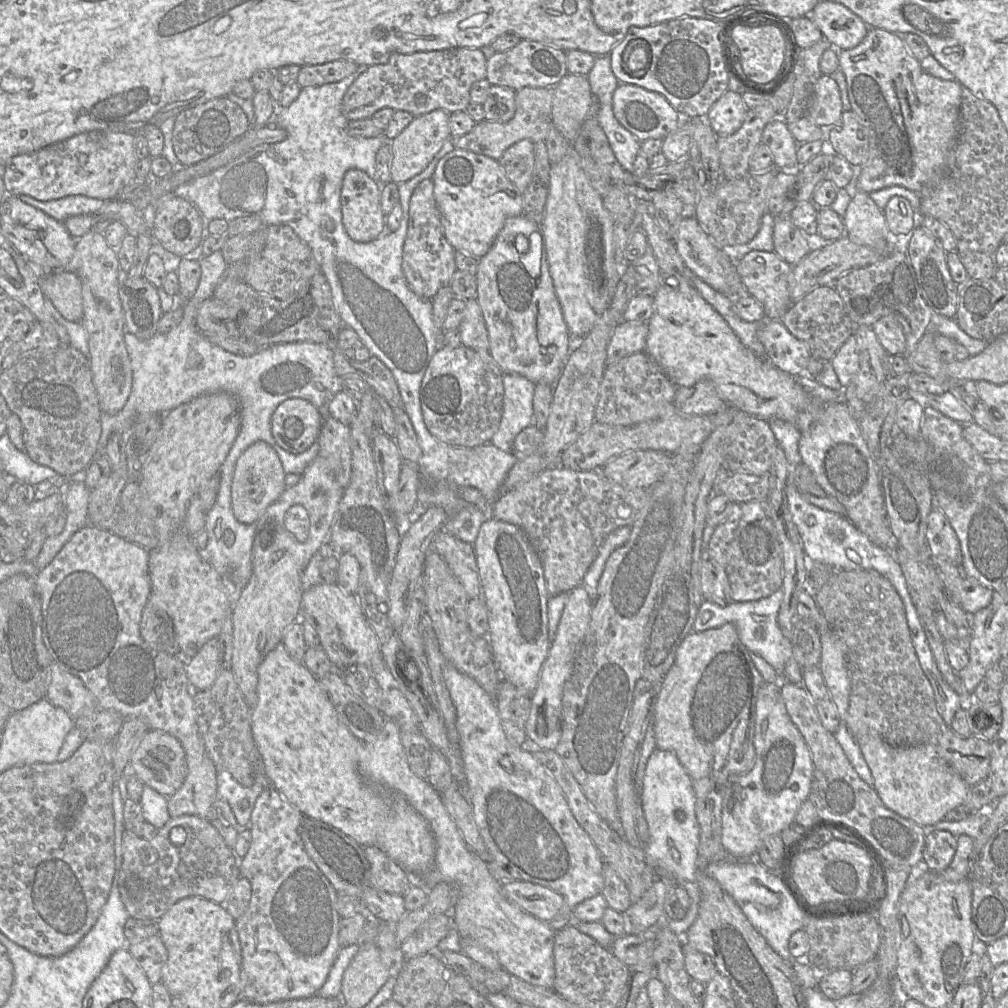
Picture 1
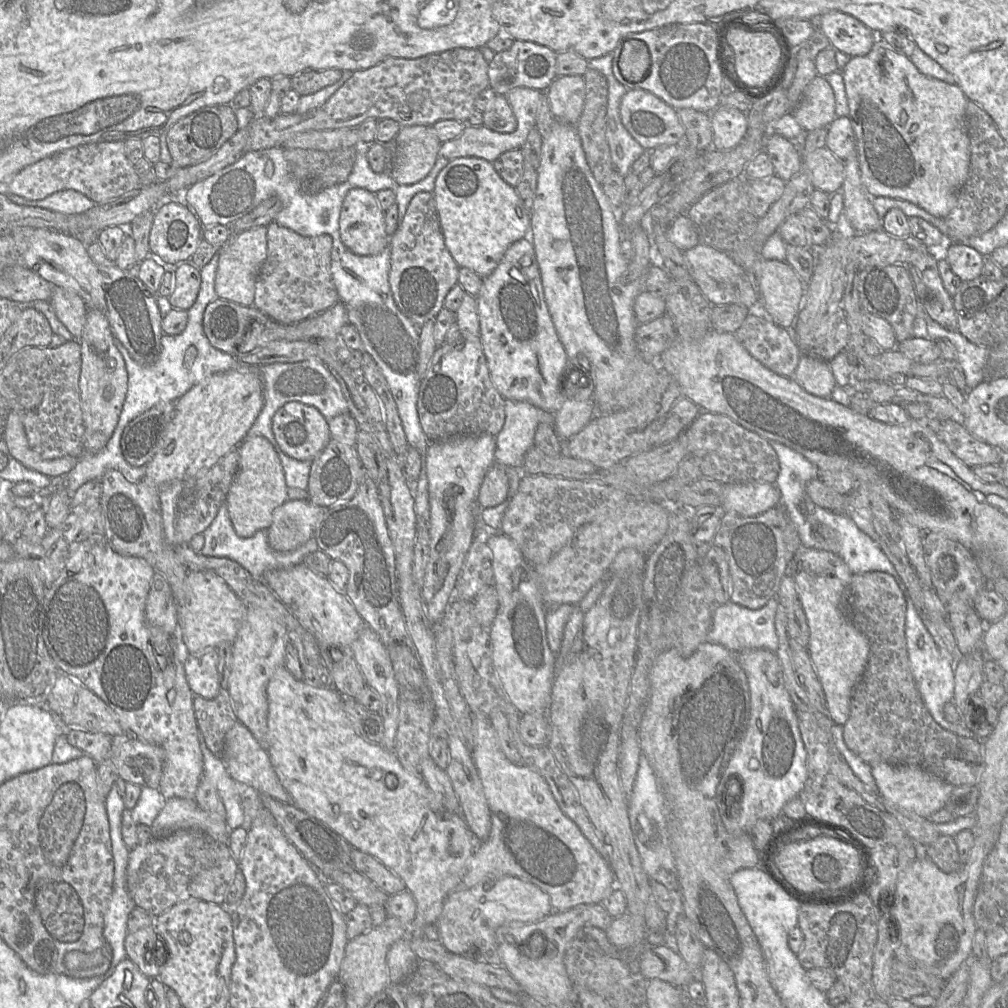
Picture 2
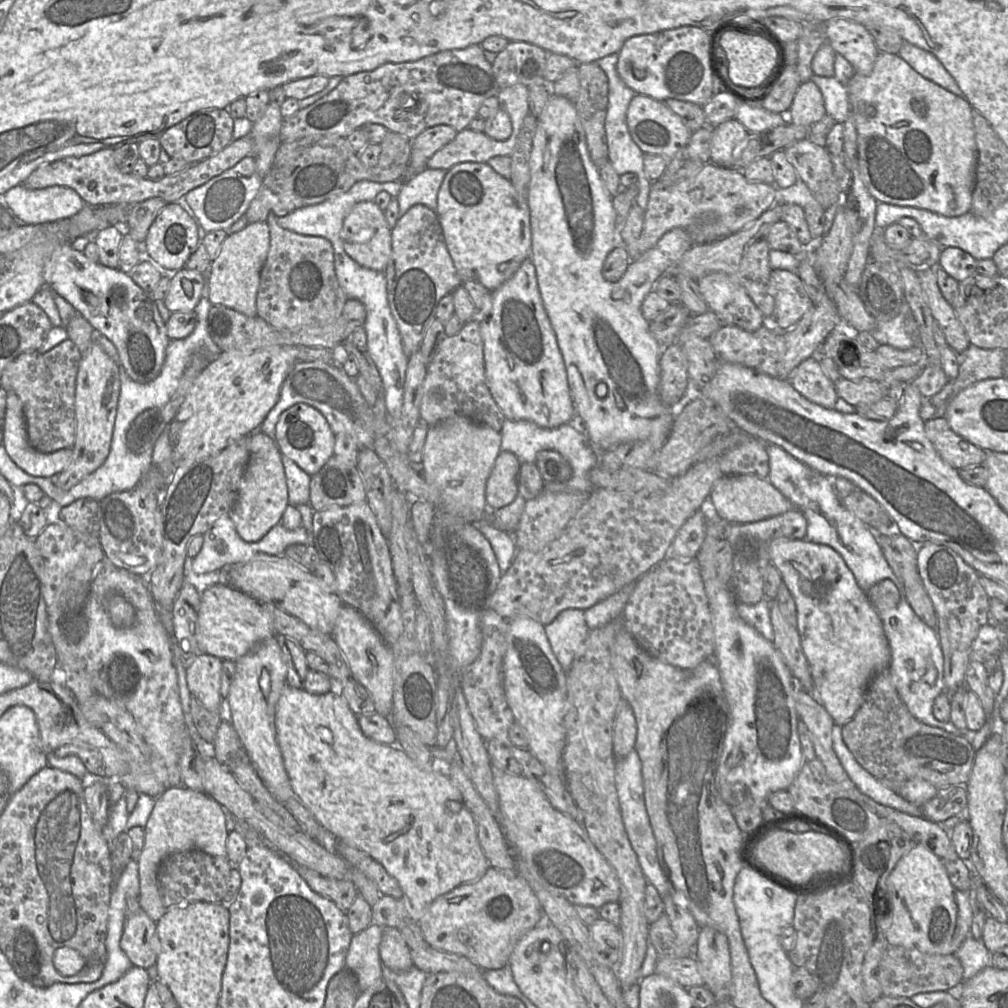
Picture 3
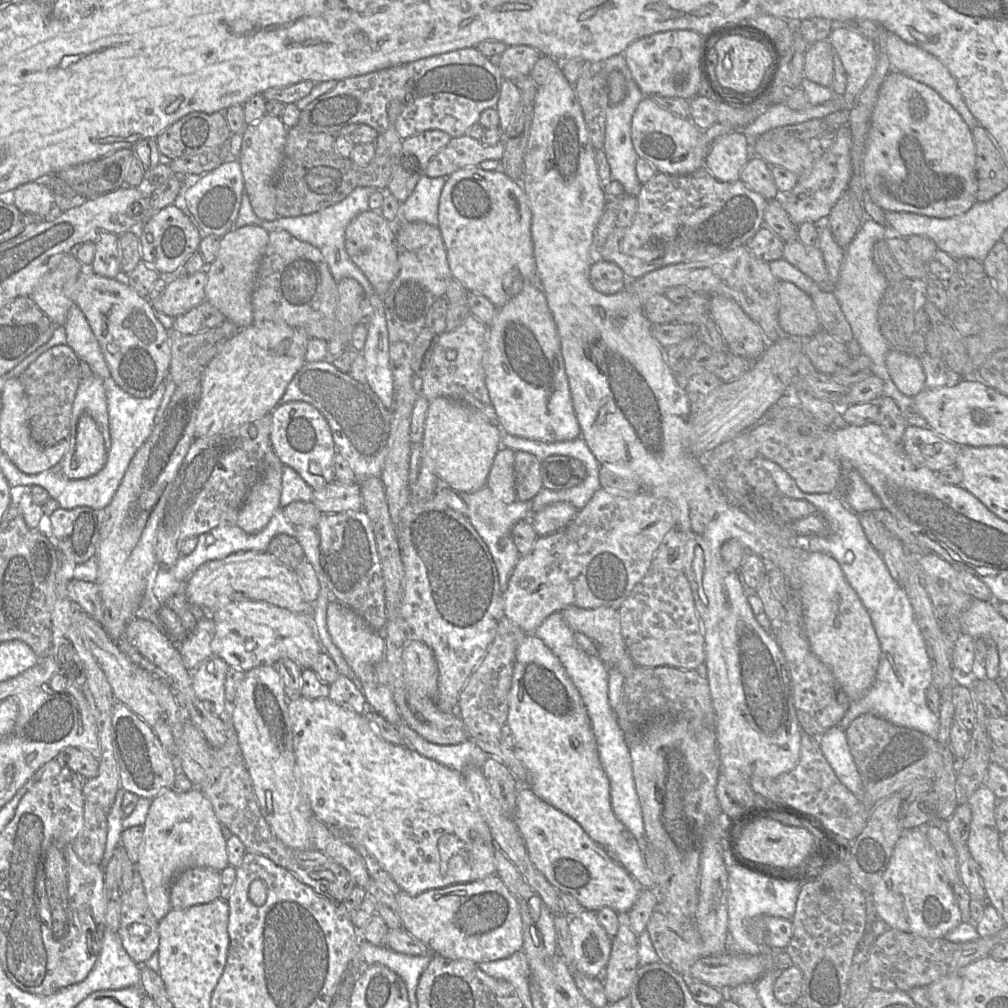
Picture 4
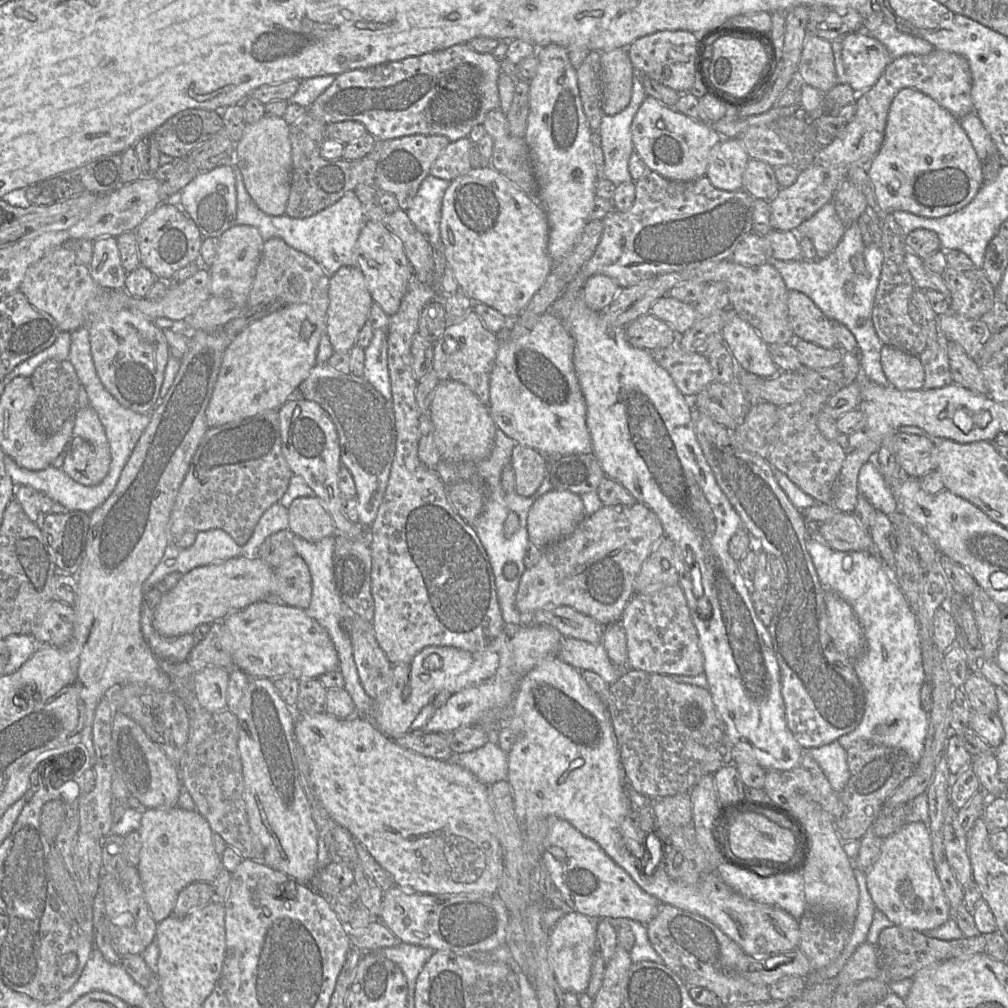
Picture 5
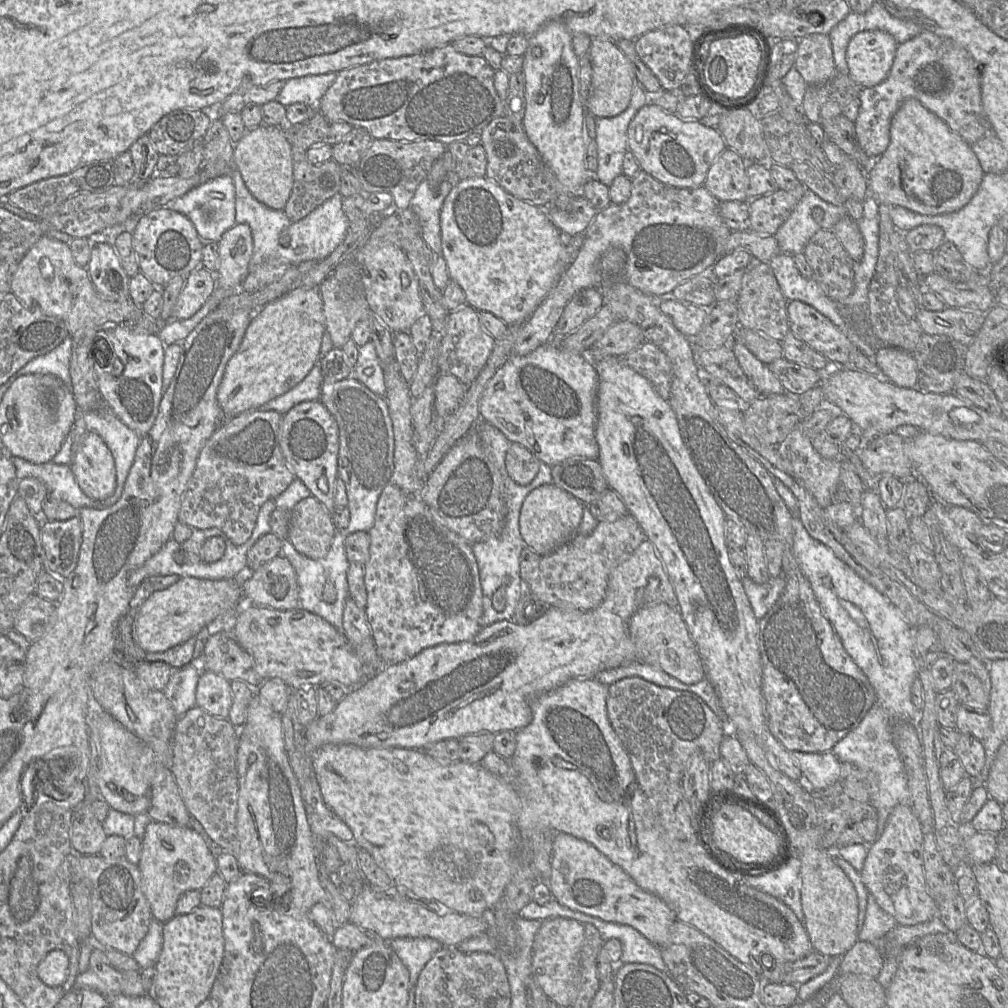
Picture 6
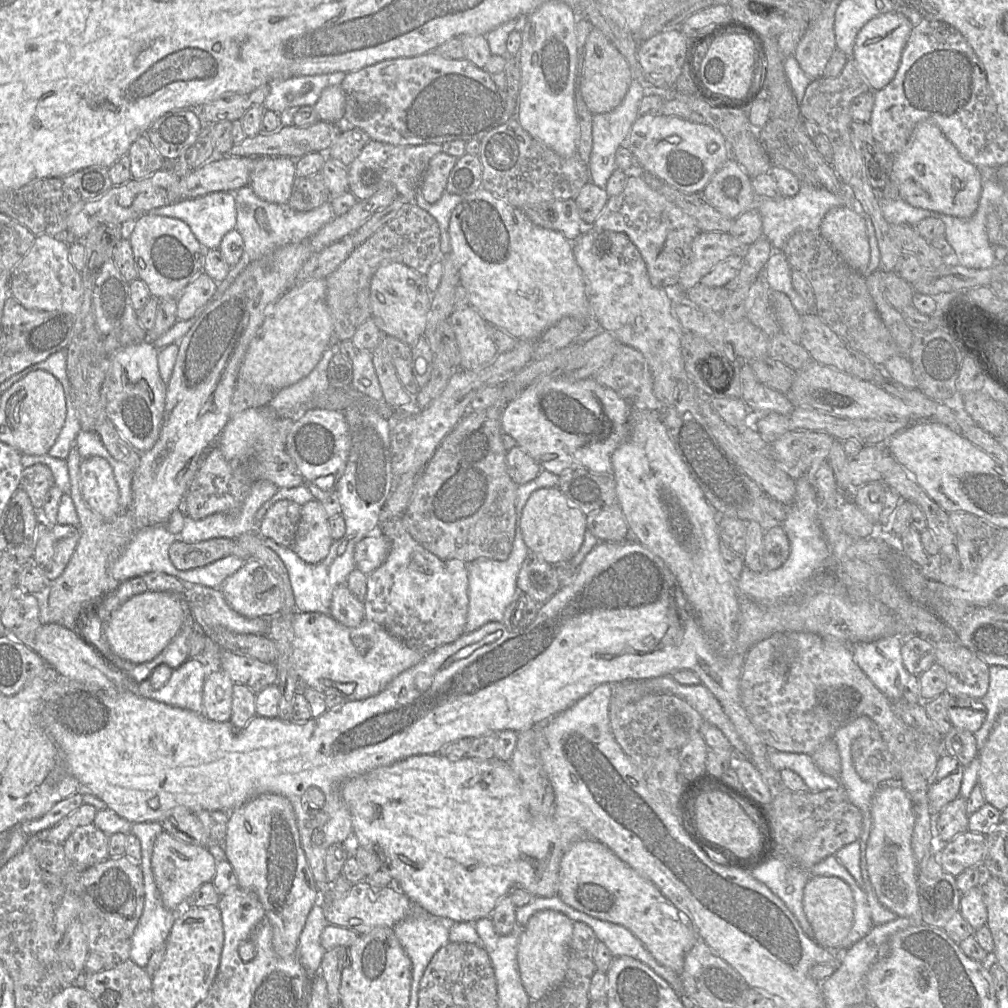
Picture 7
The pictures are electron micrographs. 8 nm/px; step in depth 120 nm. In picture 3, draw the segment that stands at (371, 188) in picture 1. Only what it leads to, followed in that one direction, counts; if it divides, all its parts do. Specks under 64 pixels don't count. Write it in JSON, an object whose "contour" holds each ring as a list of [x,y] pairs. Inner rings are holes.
{"contour":[[[374,201],[359,202],[344,219],[340,238],[345,252],[360,266],[379,272],[387,268],[392,253],[392,230],[385,213]]]}

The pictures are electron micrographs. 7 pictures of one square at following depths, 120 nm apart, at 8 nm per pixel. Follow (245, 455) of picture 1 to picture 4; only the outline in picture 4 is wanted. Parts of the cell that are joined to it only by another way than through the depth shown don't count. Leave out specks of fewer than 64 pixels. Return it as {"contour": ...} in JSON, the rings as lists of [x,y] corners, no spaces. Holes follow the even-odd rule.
{"contour":[[[275,451],[266,455],[263,475],[249,491],[237,517],[236,525],[246,534],[255,535],[261,532],[269,523],[275,511],[281,507],[282,477],[284,464]]]}

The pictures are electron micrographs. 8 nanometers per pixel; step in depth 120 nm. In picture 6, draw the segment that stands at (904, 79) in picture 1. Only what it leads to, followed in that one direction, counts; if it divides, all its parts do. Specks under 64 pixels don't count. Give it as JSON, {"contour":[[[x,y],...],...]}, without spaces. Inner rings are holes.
{"contour":[[[915,98],[906,99],[892,118],[890,143],[867,172],[869,192],[886,206],[901,206],[922,215],[952,213],[967,205],[977,192],[984,171],[972,146]]]}

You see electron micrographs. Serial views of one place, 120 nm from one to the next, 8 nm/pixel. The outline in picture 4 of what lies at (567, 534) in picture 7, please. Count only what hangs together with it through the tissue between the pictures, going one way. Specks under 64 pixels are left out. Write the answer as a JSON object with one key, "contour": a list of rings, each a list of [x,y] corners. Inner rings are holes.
{"contour":[[[558,502],[532,514],[530,521],[537,535],[544,537],[564,529],[577,512],[572,504]]]}

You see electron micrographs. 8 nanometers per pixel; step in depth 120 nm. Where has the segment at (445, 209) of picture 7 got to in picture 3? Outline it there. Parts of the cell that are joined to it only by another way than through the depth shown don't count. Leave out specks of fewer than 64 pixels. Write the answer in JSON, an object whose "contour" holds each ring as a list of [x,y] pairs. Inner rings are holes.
{"contour":[[[424,168],[409,180],[404,180],[396,199],[399,202],[399,215],[416,204],[422,204],[436,212],[438,192],[448,171]]]}

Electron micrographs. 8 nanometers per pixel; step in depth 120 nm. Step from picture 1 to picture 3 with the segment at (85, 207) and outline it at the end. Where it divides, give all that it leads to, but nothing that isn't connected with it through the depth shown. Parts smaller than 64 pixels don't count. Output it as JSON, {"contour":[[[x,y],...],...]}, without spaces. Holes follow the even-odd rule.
{"contour":[[[20,184],[10,188],[5,196],[8,208],[26,225],[69,218],[87,205],[74,189],[66,186],[29,189]]]}

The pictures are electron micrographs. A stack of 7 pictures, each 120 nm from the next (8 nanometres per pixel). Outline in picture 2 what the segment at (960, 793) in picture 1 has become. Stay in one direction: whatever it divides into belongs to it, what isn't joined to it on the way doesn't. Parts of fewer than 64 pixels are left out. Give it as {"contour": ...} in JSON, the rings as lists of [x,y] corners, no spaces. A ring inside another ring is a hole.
{"contour":[[[879,763],[871,767],[871,770],[878,792],[883,798],[901,809],[914,812],[924,818],[944,808],[954,788],[953,785],[916,765]]]}

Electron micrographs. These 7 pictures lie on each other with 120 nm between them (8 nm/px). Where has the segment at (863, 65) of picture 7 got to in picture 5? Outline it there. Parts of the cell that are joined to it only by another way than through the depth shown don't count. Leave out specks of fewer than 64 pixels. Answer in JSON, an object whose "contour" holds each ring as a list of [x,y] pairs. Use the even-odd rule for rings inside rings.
{"contour":[[[868,32],[843,37],[842,59],[847,83],[859,93],[870,89],[891,62],[887,48]]]}

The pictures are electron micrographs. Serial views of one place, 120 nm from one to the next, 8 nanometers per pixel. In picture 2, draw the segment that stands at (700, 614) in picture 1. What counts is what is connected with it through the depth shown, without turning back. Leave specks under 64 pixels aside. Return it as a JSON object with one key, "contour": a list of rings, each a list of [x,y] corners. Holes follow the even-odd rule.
{"contour":[[[776,596],[759,609],[750,609],[732,601],[716,605],[712,625],[706,640],[721,644],[732,652],[752,649],[766,649],[776,652],[779,646],[775,627],[775,617],[778,607],[779,602]]]}

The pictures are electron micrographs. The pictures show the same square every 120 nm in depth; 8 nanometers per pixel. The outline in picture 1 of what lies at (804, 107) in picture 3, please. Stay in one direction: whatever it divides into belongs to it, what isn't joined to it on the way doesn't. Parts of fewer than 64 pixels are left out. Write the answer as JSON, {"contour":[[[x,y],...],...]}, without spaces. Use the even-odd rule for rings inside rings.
{"contour":[[[822,75],[815,84],[805,116],[822,128],[830,128],[839,121],[842,112],[842,101],[837,83],[831,76]]]}

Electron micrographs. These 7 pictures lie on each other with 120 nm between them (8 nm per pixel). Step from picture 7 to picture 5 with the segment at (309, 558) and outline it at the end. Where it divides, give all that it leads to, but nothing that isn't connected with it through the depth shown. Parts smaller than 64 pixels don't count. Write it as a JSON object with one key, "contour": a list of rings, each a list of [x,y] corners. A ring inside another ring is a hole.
{"contour":[[[296,498],[288,508],[289,530],[309,542],[334,534],[334,523],[319,498]]]}

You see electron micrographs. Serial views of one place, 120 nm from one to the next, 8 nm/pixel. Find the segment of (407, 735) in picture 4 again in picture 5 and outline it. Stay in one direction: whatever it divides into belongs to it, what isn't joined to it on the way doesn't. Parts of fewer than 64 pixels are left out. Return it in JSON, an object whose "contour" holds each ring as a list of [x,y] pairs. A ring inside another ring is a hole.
{"contour":[[[494,740],[476,750],[454,754],[452,761],[469,770],[486,785],[508,777],[507,753]]]}

